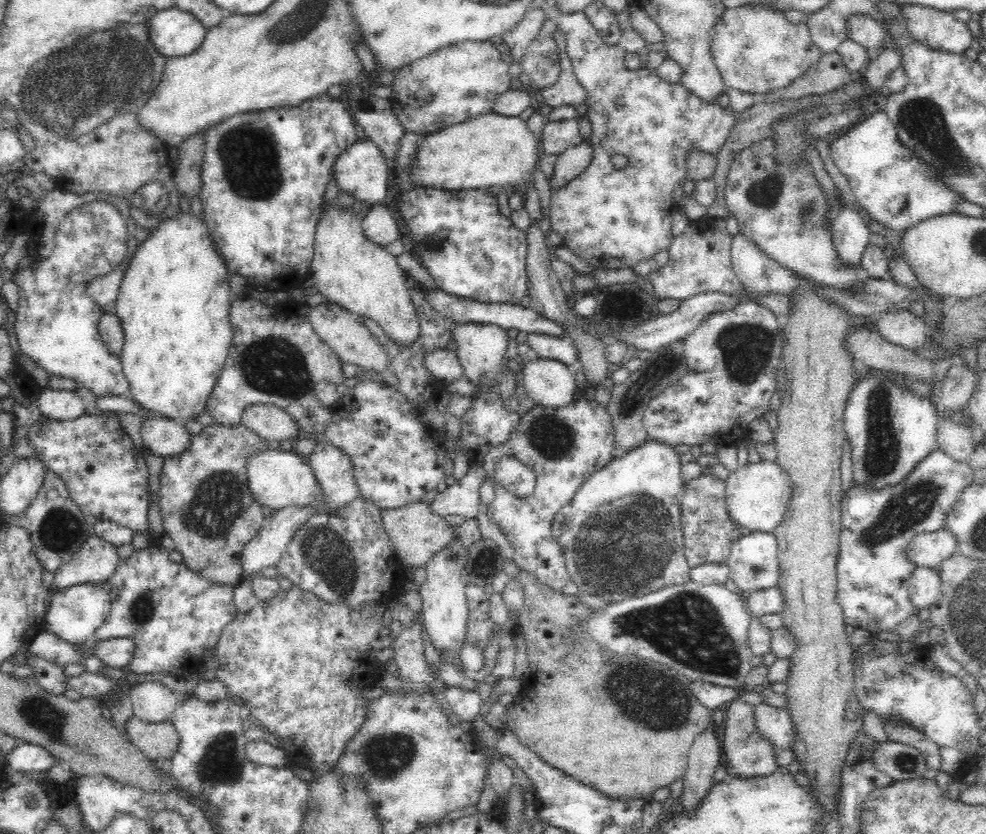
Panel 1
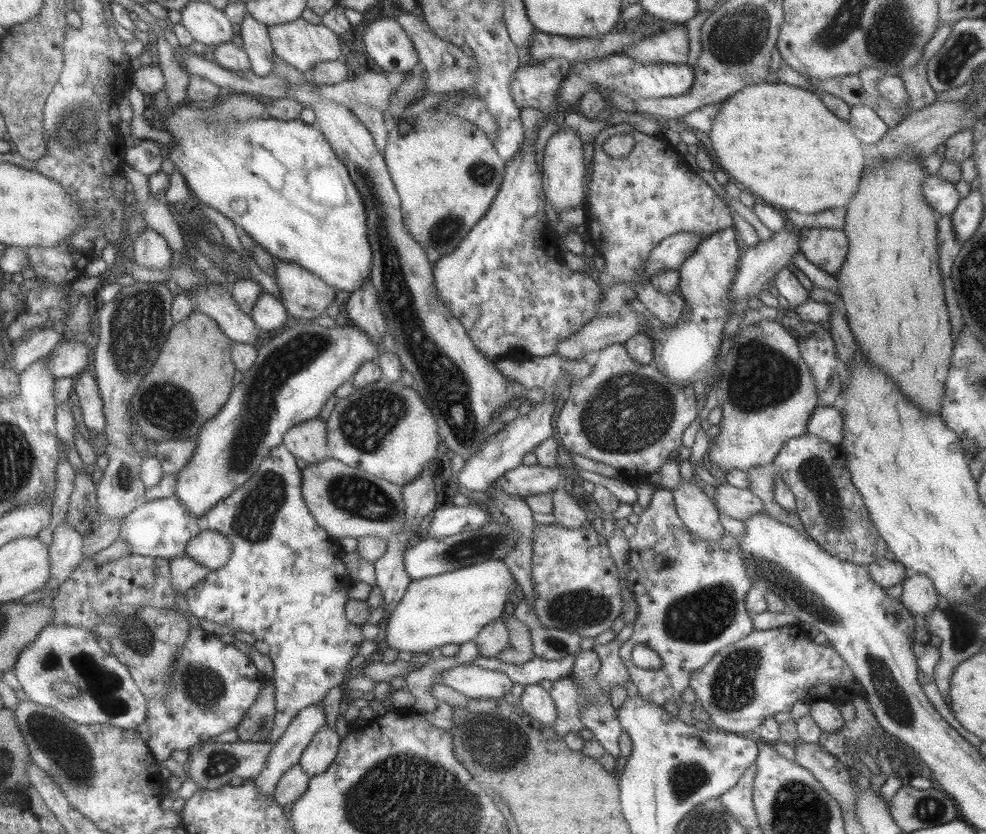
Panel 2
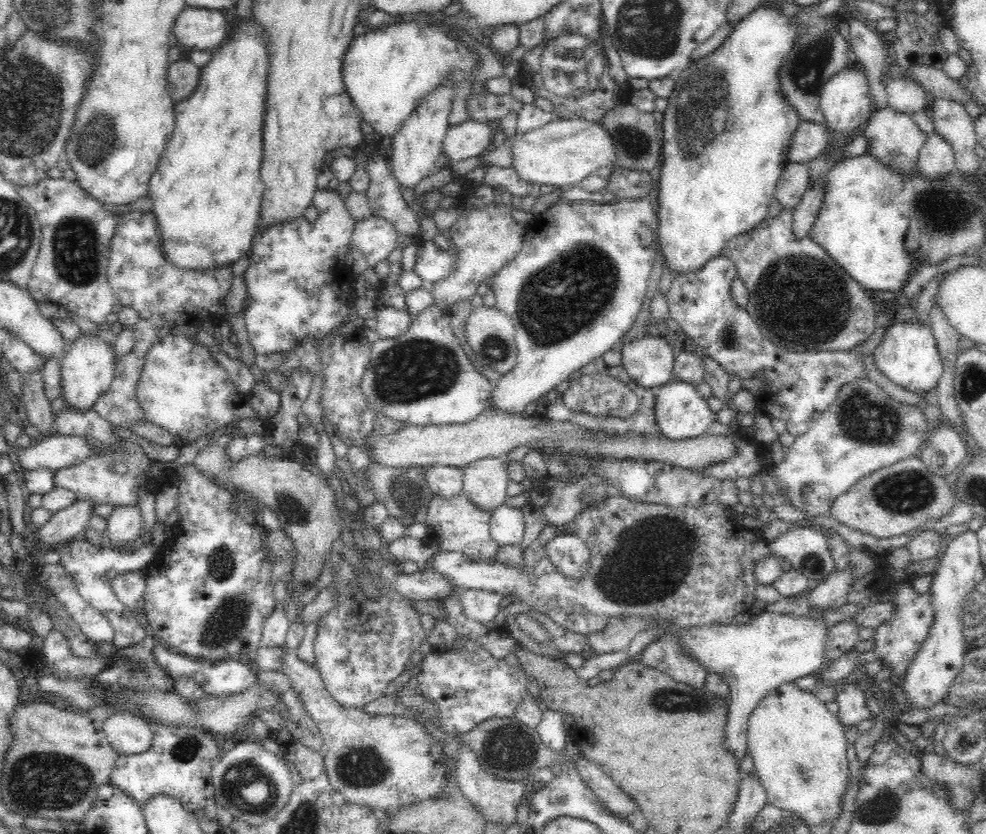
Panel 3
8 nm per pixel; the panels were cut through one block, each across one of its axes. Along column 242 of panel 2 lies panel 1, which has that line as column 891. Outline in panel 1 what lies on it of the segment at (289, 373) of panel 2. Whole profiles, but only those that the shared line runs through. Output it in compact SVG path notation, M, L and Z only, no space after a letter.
M871 372L858 378L850 392L844 417L846 438L852 449L852 478L856 485L884 488L897 485L925 456L937 448L936 432L939 419L932 397L913 394L894 380L886 380L880 373Z

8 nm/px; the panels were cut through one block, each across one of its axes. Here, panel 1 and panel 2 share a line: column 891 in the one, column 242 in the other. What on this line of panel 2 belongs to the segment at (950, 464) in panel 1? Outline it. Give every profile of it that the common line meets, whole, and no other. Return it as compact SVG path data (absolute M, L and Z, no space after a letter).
M282 442L278 446L272 448L270 454L262 460L258 470L253 476L242 485L240 488L234 490L230 496L220 500L216 506L210 508L203 517L205 528L215 530L220 534L226 536L232 546L232 556L228 559L228 563L222 565L218 570L213 570L206 575L206 578L198 581L194 588L190 588L186 591L186 600L188 603L188 610L197 616L200 620L208 620L217 622L224 625L227 628L236 628L238 631L247 632L252 636L255 636L257 640L262 640L270 646L270 658L274 665L274 675L272 681L276 684L275 692L275 724L268 735L266 742L274 745L284 732L288 729L288 726L293 722L293 718L296 717L304 708L312 706L312 704L319 704L324 700L328 690L339 686L345 680L345 676L348 674L350 668L350 661L358 654L360 645L365 640L362 636L362 625L352 624L346 614L344 614L344 606L348 602L349 588L353 585L354 581L349 575L346 563L344 563L344 550L340 546L339 539L335 536L329 535L322 526L318 525L318 522L311 516L310 509L302 497L302 471L296 465L296 457L286 448L286 445Z

